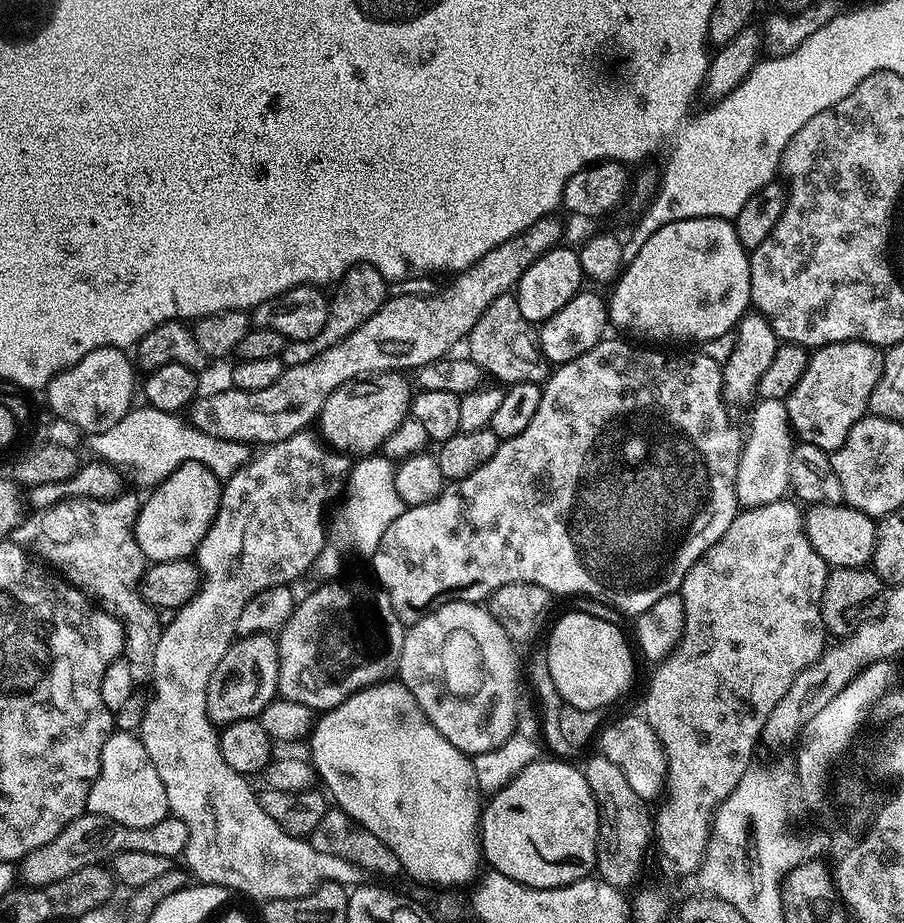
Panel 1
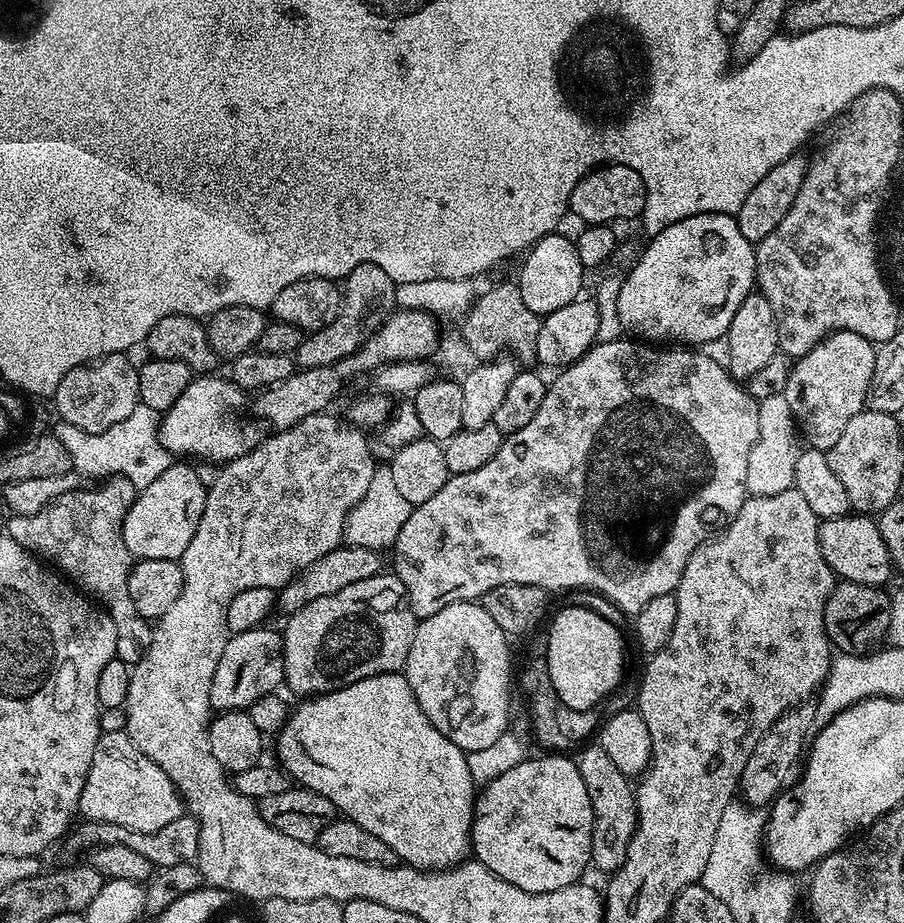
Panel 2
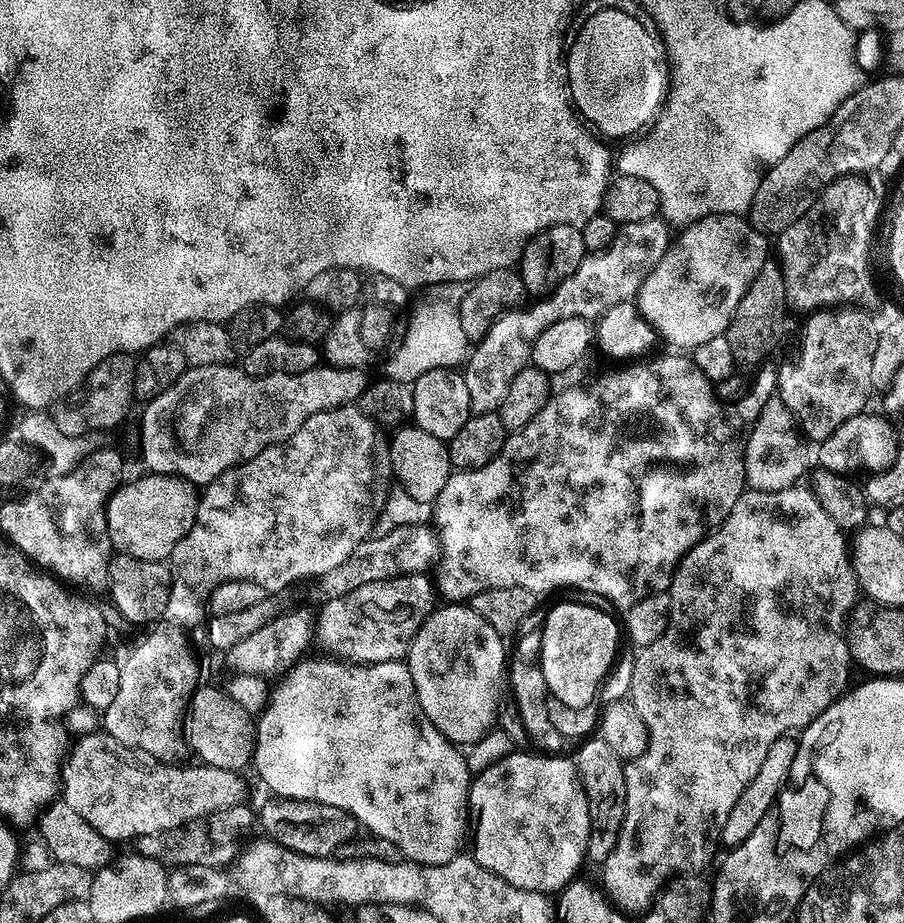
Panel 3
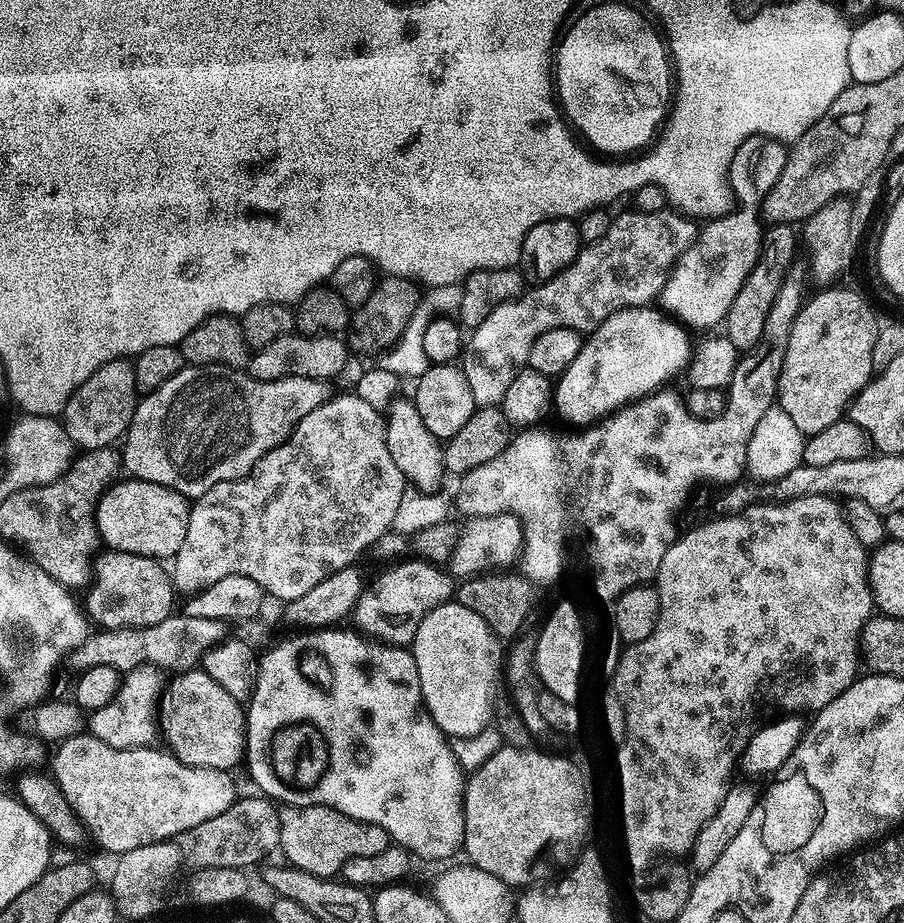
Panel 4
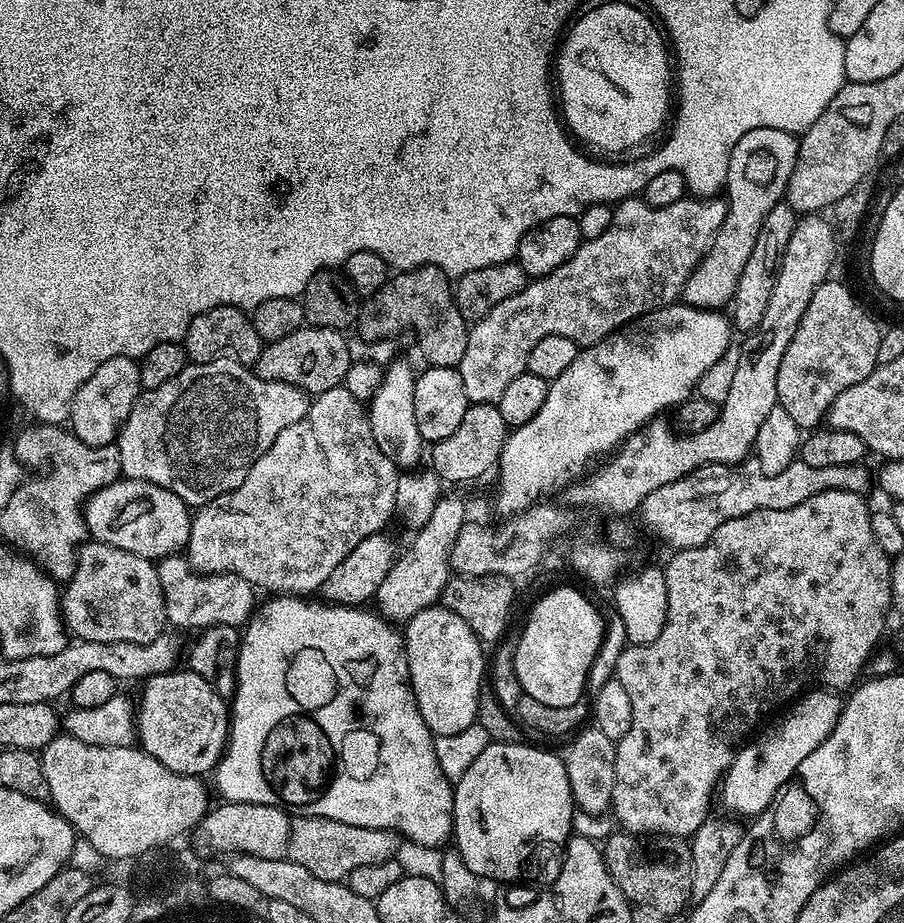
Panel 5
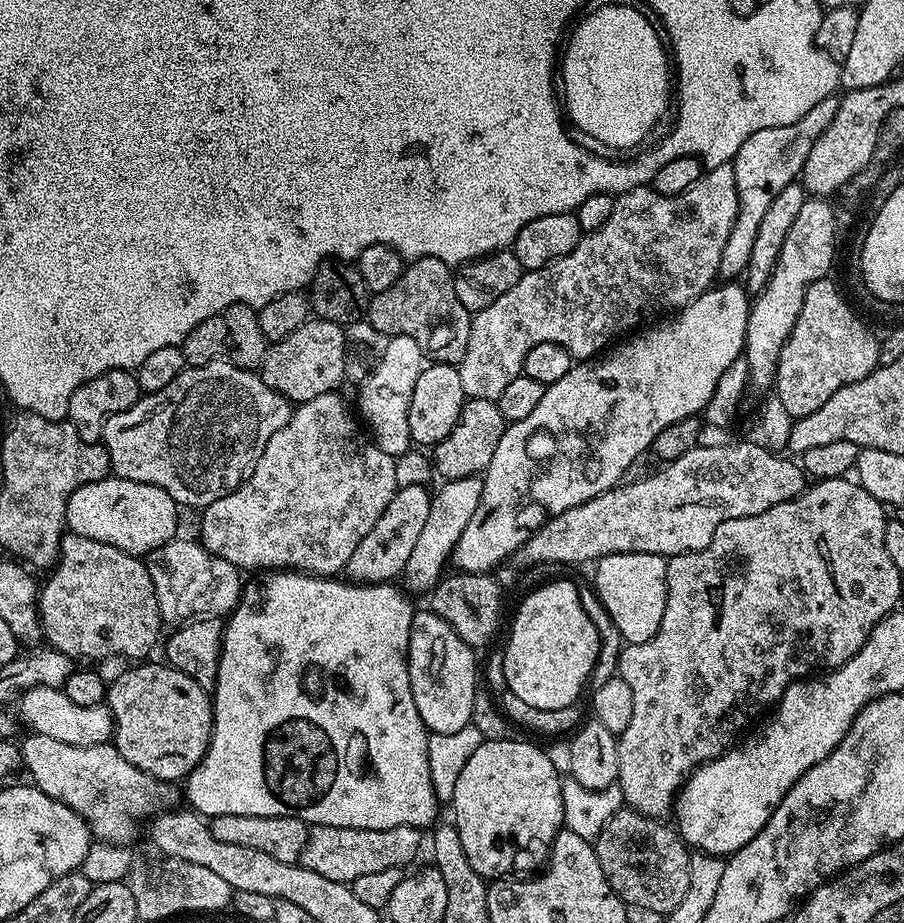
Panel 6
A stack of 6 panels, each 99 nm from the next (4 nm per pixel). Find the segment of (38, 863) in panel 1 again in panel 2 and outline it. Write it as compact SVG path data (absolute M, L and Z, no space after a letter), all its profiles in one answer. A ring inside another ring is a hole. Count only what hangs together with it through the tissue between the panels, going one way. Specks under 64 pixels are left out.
M190 814L174 818L162 830L157 832L135 832L126 826L114 826L112 822L97 822L97 820L84 820L77 823L67 833L68 848L72 852L80 852L83 848L95 850L111 844L125 844L130 850L142 854L142 858L149 860L157 869L169 868L195 861L200 852L200 823ZM80 824L80 825L79 825Z

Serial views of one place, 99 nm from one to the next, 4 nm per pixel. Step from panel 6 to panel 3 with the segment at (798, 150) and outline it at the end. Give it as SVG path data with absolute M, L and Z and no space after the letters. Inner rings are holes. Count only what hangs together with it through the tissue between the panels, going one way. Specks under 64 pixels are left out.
M739 215L707 216L687 225L680 237L673 239L660 261L653 266L634 297L640 316L656 331L661 341L673 344L676 350L691 350L727 333L730 318L750 282L770 260L770 240L765 233L749 225Z

